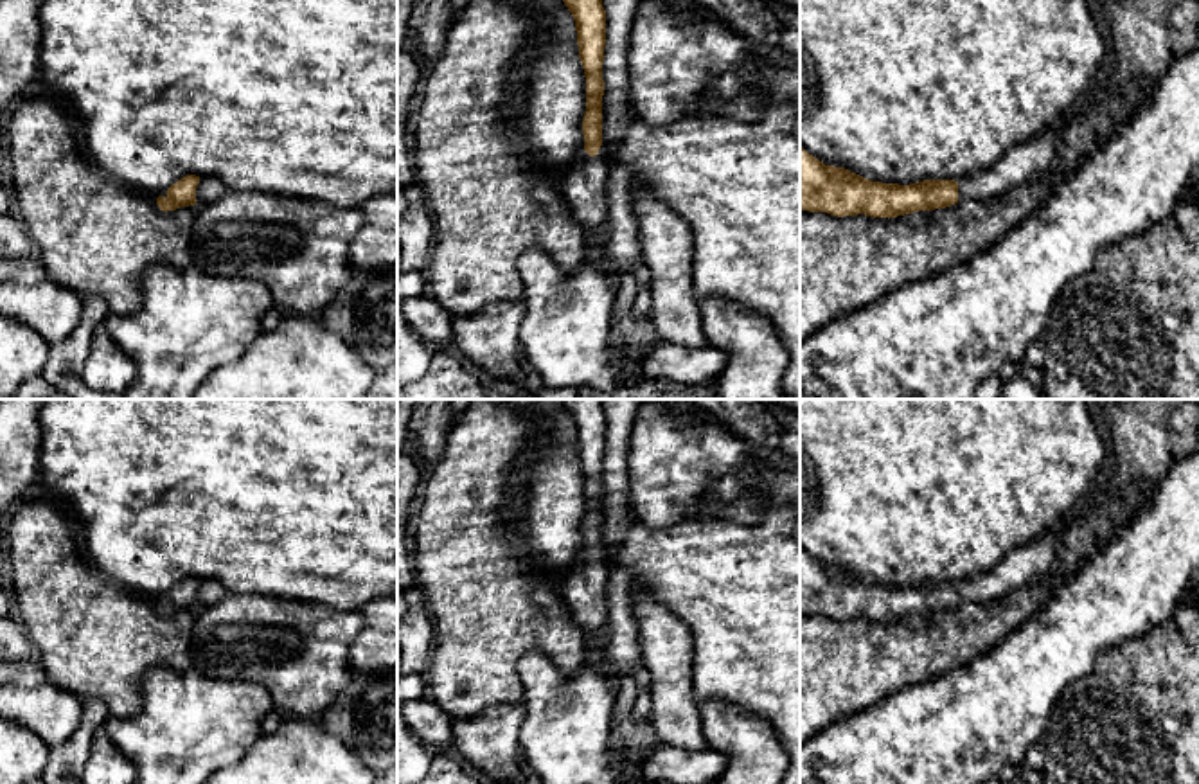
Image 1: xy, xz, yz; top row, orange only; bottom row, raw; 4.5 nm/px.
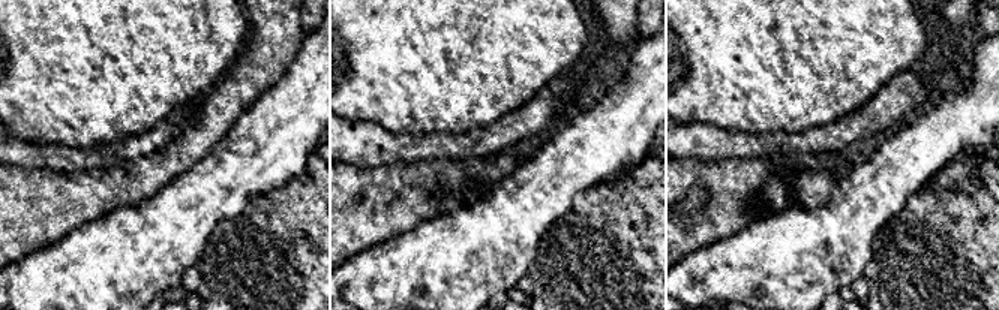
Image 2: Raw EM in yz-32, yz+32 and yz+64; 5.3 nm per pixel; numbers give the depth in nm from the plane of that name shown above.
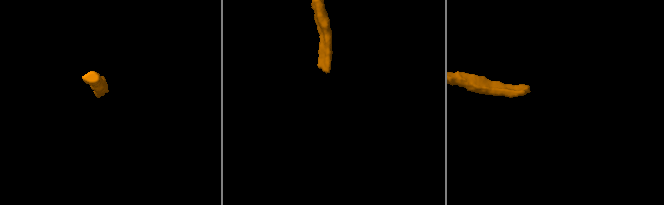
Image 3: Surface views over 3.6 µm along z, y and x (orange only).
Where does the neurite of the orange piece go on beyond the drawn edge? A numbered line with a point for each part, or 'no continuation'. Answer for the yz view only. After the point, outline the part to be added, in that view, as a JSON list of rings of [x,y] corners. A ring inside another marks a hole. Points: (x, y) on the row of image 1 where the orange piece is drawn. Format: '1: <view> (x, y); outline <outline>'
1: yz (1036, 155); outline [[[1068,111],[1048,131],[1010,149],[1001,160],[985,171],[976,171],[958,180],[958,203],[965,200],[987,201],[1025,183],[1030,176],[1044,173],[1057,158],[1062,128],[1077,115]]]

